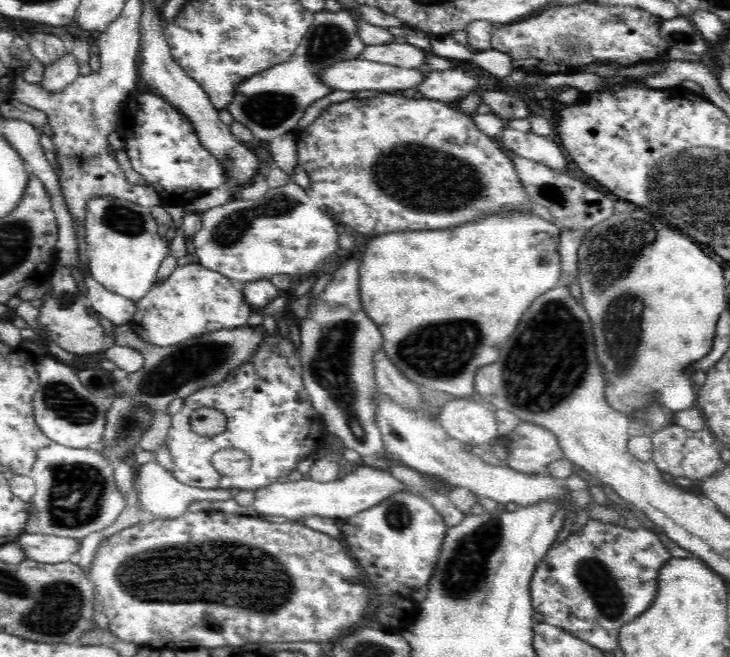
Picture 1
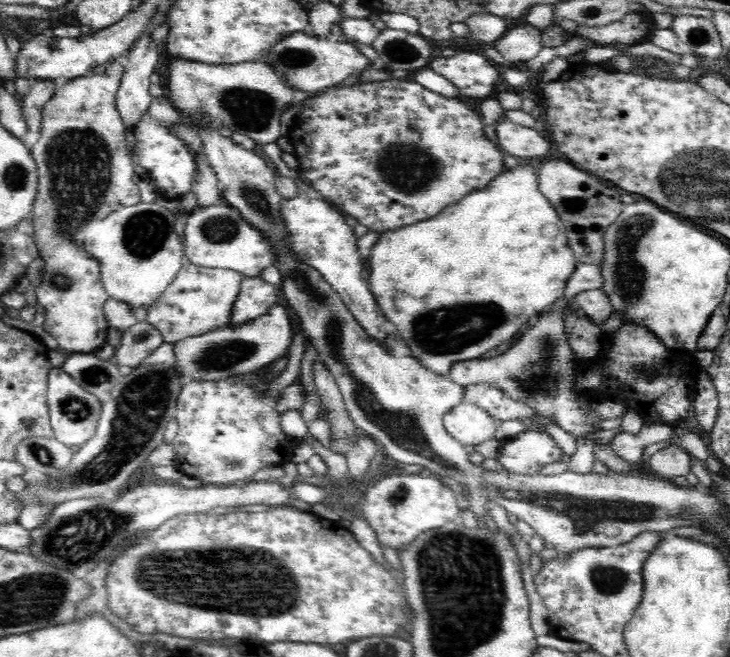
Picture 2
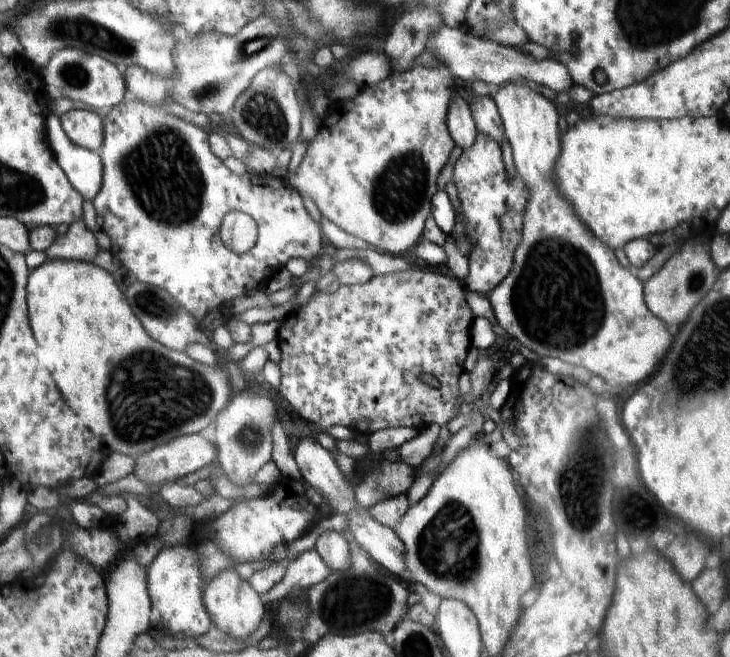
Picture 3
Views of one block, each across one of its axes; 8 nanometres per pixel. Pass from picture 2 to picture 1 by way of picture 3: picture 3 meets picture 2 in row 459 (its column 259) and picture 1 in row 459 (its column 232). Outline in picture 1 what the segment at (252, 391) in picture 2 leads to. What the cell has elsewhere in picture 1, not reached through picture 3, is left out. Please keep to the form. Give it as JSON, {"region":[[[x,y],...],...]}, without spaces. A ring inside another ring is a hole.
{"region":[[[279,333],[272,337],[265,335],[262,344],[250,362],[236,367],[220,384],[206,386],[183,398],[182,409],[171,416],[171,425],[165,444],[170,450],[173,461],[174,478],[178,481],[198,488],[229,488],[256,490],[273,483],[279,476],[287,476],[295,470],[300,459],[306,459],[310,454],[318,453],[328,444],[329,431],[322,423],[319,412],[309,398],[301,377],[301,355],[295,350],[292,341]],[[198,408],[213,408],[224,414],[226,426],[224,432],[212,436],[202,436],[190,427],[190,414]],[[235,448],[250,456],[251,466],[243,474],[228,477],[220,475],[212,465],[212,455],[220,450]]]}

